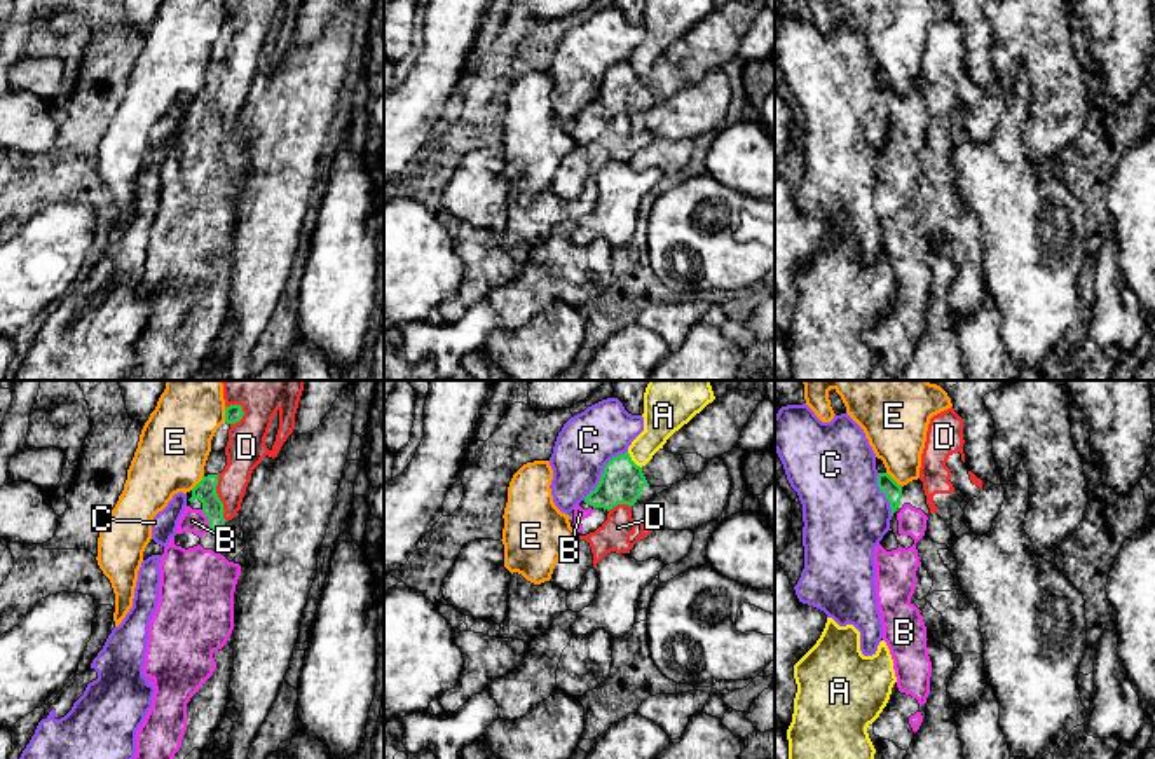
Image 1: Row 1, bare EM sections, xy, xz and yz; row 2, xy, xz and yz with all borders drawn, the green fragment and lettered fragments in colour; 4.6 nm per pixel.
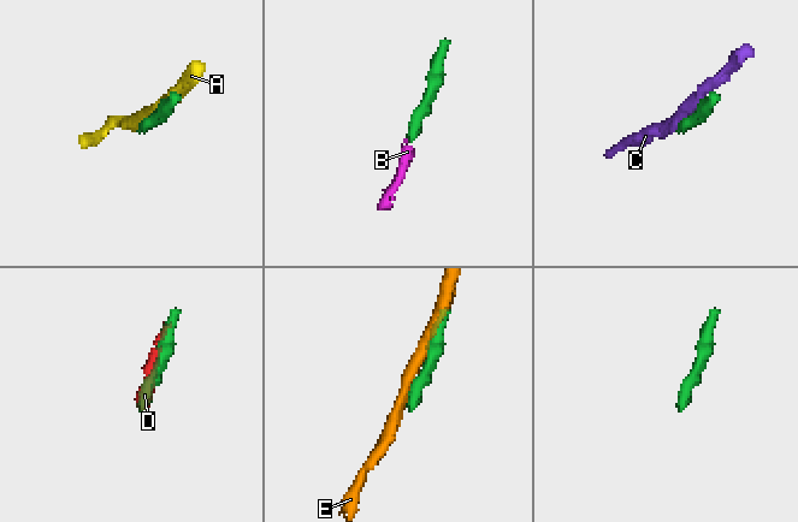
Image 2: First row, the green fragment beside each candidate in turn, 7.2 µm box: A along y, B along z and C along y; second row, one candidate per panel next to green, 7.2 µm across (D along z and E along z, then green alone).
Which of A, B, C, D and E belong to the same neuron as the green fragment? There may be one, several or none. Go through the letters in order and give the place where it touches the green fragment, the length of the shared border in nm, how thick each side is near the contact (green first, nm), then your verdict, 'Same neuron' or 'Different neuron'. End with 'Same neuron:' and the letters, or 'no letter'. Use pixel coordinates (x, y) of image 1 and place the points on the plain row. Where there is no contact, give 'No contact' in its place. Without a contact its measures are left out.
A: Touches green at xz (632, 70). Shared border 100 nm. Thickness 200 nm (green) against 180 nm. Different neuron
B: Touches green at xy (208, 128). Shared border 100 nm. Thickness 100 nm (green) against 110 nm. Same neuron
C: Touches green at xz (604, 81). Shared border 300 nm. Thickness 200 nm (green) against 260 nm. Different neuron
D: Touches green at xy (217, 105). Shared border 220 nm. Thickness 100 nm (green) against 180 nm. Different neuron
E: Touches green at yz (894, 89). Shared border 100 nm. Thickness 80 nm (green) against 280 nm. Different neuron
Same neuron: B

